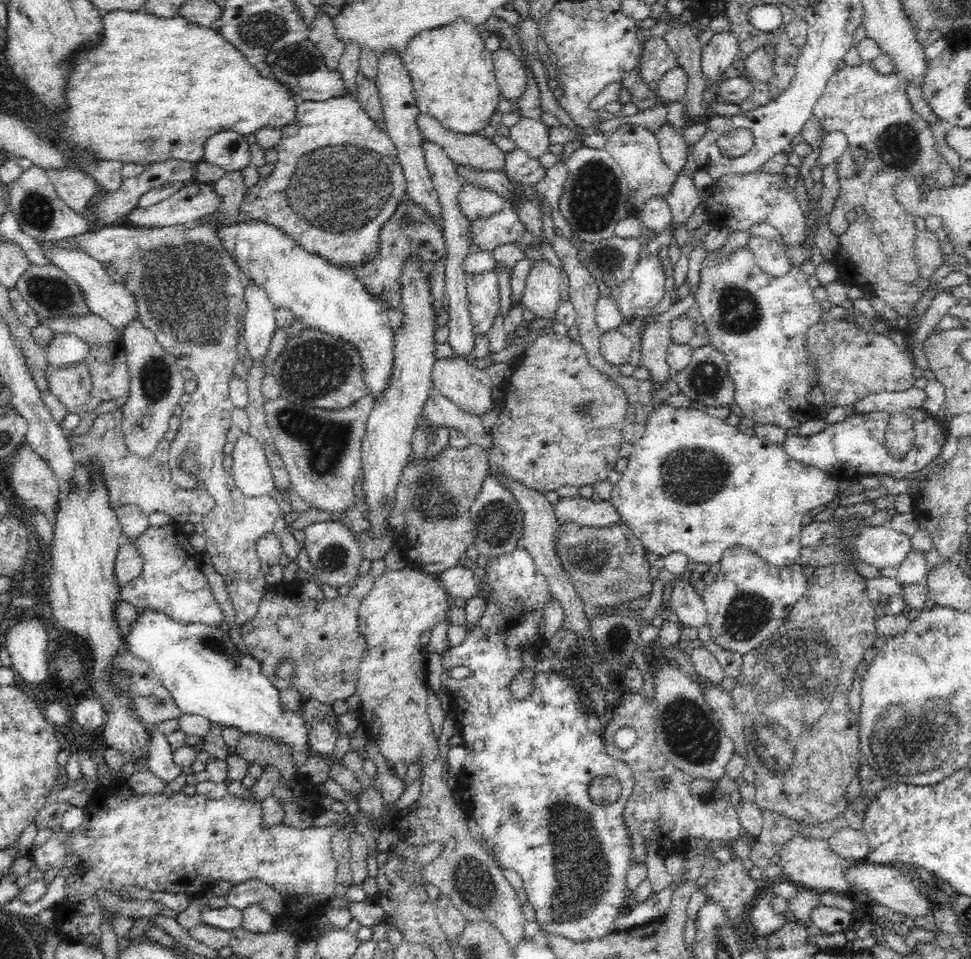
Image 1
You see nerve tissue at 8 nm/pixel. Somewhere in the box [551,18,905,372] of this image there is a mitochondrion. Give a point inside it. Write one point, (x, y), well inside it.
(595, 195)

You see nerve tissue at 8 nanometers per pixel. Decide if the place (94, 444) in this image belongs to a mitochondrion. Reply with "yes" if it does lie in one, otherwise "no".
no

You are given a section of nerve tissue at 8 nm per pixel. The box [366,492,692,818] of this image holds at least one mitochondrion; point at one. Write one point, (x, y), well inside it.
(602, 563)

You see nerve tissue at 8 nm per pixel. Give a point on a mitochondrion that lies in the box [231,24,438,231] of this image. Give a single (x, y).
(303, 61)

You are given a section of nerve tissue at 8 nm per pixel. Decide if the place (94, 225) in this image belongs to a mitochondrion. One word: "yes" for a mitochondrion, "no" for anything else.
no

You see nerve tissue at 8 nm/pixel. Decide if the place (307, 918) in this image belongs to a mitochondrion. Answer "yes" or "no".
no

